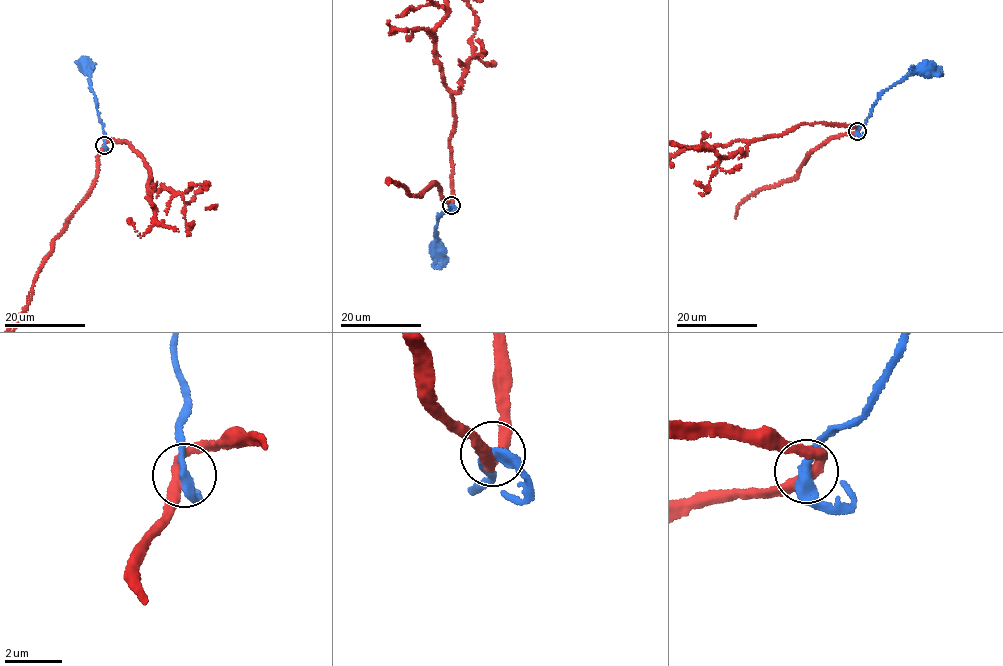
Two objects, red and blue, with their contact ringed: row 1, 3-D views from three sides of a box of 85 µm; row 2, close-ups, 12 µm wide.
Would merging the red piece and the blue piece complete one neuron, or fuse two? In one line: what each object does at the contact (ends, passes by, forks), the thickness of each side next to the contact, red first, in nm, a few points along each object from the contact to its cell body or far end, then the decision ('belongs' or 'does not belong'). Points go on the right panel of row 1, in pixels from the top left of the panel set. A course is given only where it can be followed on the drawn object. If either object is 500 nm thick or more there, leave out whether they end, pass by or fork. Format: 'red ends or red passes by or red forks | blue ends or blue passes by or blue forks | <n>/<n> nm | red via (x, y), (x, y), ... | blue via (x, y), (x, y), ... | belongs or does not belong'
red passes by | blue passes by | 360/320 nm | blue via (857, 130), (882, 93), (909, 74), (925, 69) | belongs

